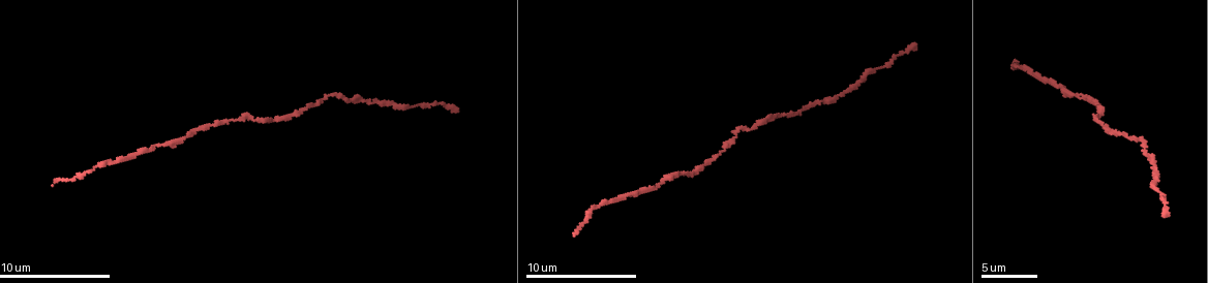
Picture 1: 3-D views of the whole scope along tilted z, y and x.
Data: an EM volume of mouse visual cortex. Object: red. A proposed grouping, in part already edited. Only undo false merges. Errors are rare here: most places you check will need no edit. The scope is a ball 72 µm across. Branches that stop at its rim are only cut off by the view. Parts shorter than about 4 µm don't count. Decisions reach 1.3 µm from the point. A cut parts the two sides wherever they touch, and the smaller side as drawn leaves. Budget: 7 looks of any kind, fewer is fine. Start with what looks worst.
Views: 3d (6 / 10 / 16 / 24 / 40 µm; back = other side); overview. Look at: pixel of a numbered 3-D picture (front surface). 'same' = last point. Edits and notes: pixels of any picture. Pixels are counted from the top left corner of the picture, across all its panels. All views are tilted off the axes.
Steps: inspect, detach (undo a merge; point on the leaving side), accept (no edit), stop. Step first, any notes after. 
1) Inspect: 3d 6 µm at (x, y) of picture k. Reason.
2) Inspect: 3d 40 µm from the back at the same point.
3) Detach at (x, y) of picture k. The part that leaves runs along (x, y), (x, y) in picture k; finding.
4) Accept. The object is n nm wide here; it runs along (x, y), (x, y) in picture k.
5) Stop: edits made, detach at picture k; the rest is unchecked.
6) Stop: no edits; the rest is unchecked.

Inspect: 3d 6 µm at (733, 136) of picture 1.

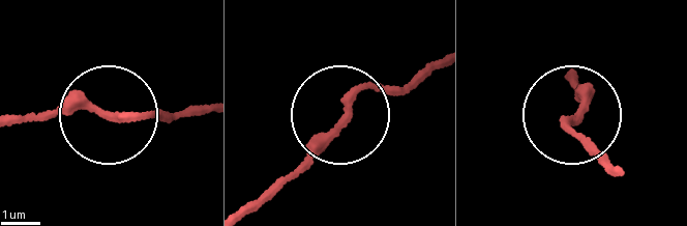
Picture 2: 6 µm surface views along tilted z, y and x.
Inspect: 3d 6 µm from the back at (346, 118) of picture 2.

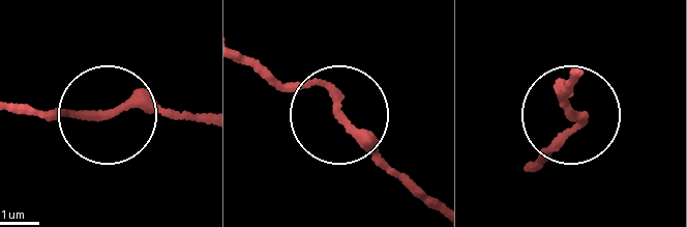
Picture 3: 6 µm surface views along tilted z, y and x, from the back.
Accept. The object is 210 nm wide here; continuous, no second cell.

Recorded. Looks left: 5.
Inspect: 3d 6 µm at (1144, 152) of picture 1. Thick turns thin.

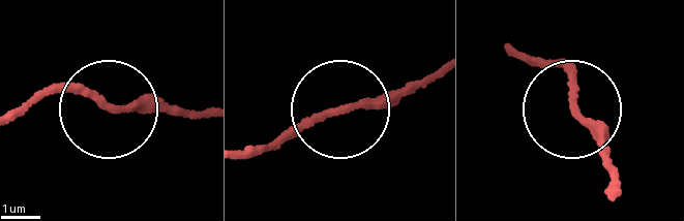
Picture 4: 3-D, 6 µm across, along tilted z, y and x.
Accept. It runs along (10, 119), (75, 85), (122, 108), (190, 107) in picture 4; one cell here.

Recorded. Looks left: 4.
Inspect: 3d 16 µm at (95, 166) of picture 1. Thin neck.

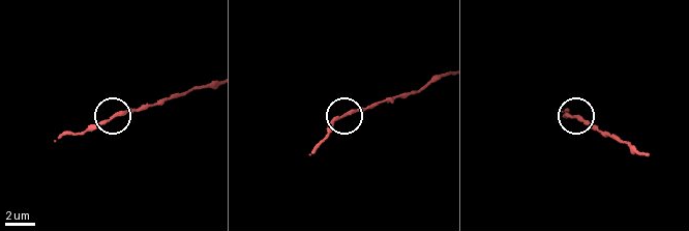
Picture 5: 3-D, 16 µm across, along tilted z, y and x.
Accept. The object is 190 nm wide here; it runs along (441, 77), (417, 93), (334, 119), (321, 139) in picture 5; continuous, no second cell.

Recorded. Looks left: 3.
Inspect: 3d 10 µm at (657, 189) of picture 1. Thin neck.

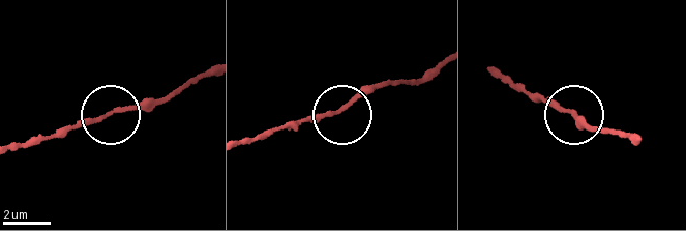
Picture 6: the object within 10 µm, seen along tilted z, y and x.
Inspect: 3d 6 µm at (112, 111) of picture 6.

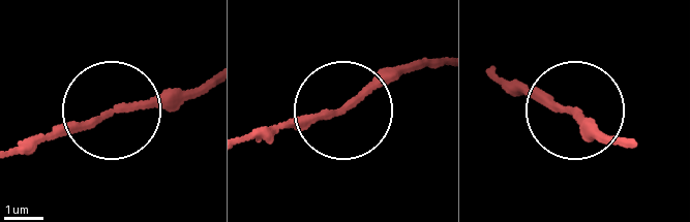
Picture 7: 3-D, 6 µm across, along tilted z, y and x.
Accept. It runs along (624, 141), (520, 83) in picture 7; one cell here.

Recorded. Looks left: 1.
Stop: no edits; the rest is unchecked.

